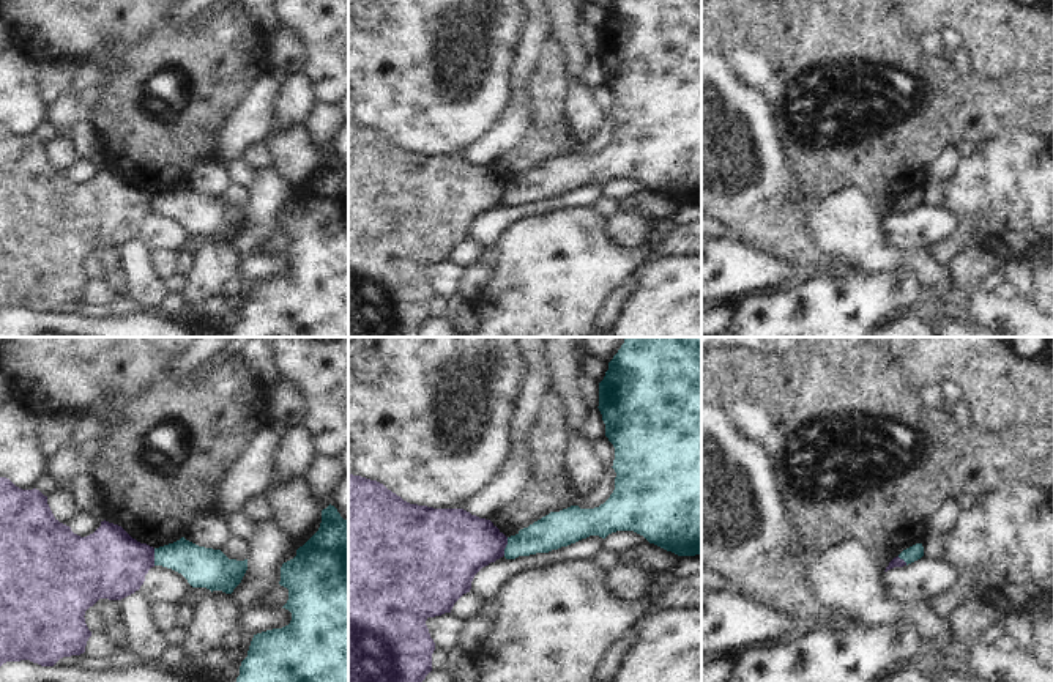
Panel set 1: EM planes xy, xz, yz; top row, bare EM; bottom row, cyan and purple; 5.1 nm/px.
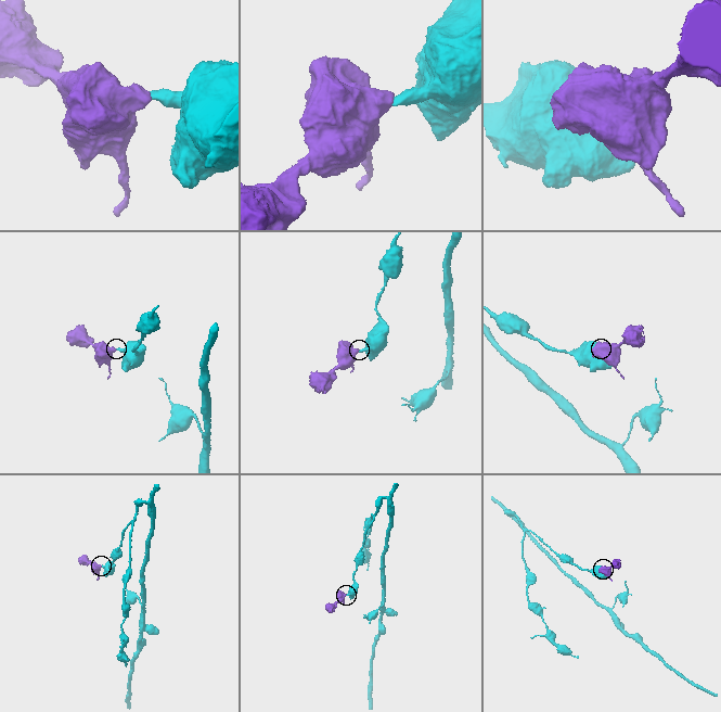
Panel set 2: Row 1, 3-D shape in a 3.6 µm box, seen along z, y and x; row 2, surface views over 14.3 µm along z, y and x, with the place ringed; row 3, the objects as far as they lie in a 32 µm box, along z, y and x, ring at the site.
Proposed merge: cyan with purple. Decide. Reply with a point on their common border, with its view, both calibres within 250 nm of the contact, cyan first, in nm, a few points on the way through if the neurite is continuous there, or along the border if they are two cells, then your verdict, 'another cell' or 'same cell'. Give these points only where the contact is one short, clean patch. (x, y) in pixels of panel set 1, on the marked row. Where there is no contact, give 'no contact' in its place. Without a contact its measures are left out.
meets cyan in xz at (506, 547); 180 nm thick on the cyan side, 340 nm on the other; border along xz (508, 537), (503, 555); another cell

